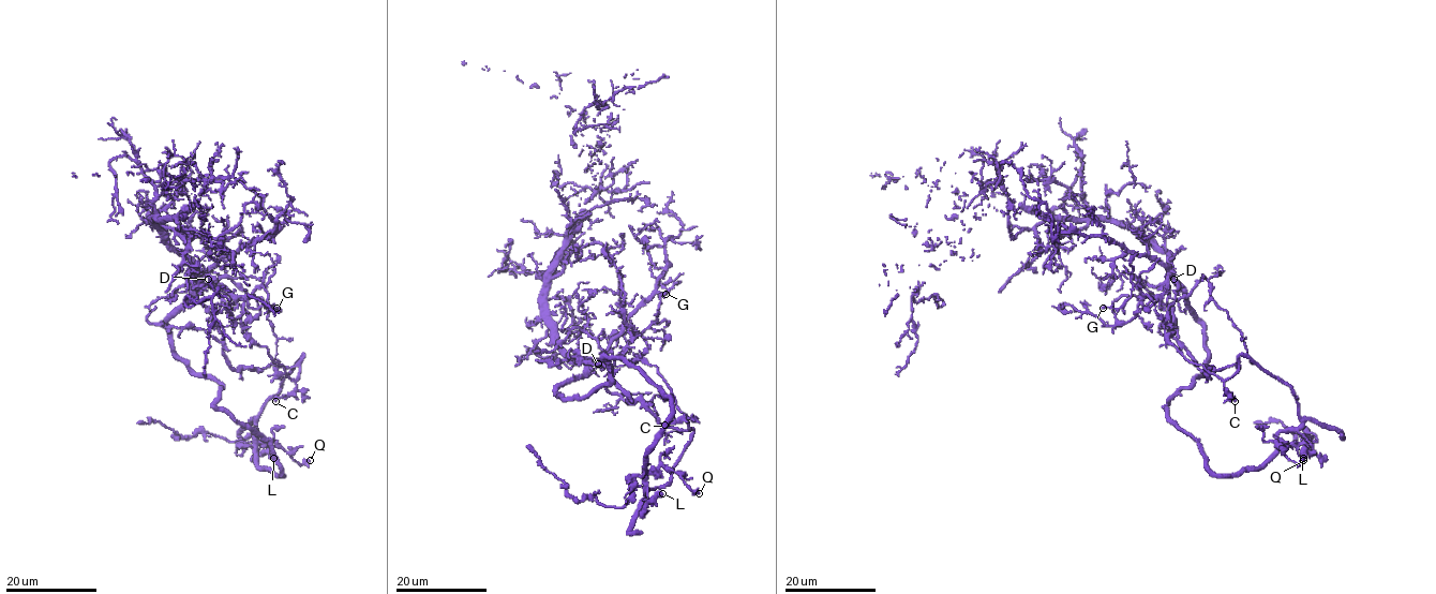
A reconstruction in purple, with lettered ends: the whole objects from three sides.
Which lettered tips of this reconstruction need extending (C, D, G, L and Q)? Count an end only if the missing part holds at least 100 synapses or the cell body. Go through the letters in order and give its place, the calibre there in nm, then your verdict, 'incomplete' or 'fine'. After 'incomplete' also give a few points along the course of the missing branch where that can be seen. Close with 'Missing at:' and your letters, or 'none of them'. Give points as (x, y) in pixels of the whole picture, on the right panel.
C: at (1235, 401); 240 nm thick; fine
D: at (1173, 279); 500 nm thick; fine
G: at (1103, 308); 280 nm thick; fine
L: at (1303, 458); 320 nm thick; fine
Q: at (1303, 460); 500 nm thick; fine
Missing at: none of them

